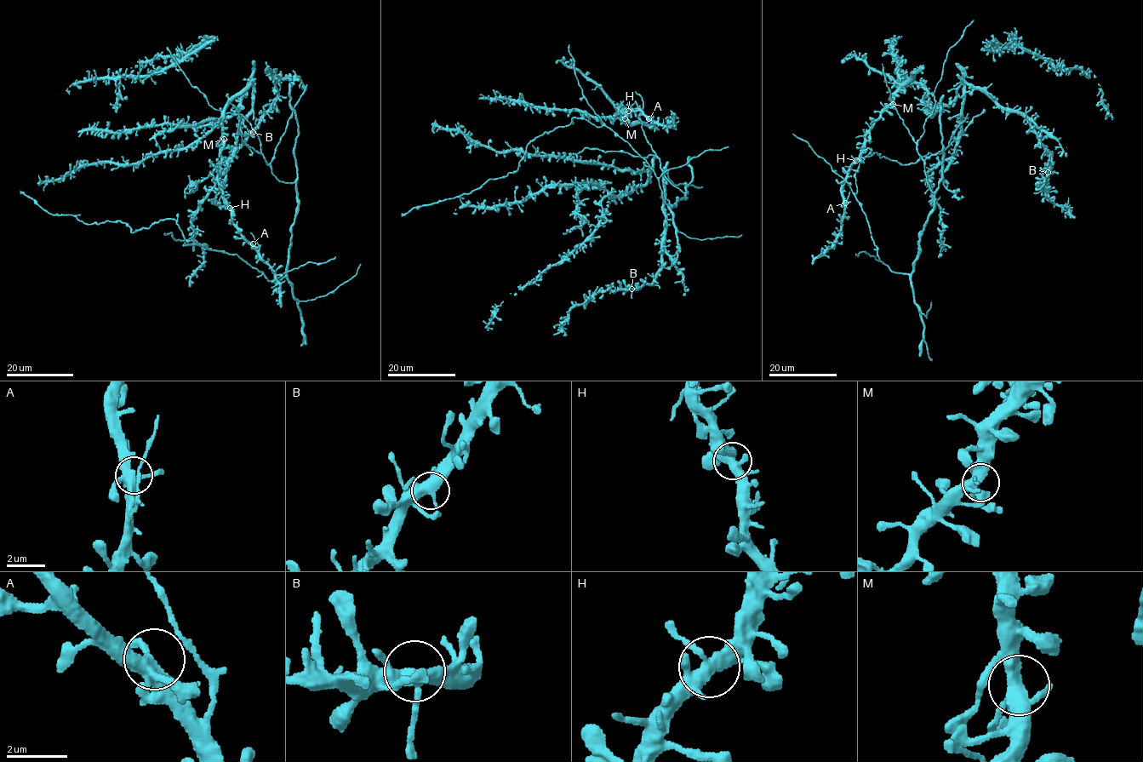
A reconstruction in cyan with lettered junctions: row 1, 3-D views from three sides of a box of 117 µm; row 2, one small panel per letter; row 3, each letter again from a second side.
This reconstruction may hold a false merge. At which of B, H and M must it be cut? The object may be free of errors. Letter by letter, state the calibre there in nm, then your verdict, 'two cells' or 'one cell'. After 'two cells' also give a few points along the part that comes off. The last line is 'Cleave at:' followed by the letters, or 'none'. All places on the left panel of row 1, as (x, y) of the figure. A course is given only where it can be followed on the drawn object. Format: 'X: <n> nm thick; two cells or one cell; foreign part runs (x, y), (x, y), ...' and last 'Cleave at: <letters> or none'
B: 400 nm thick; one cell
H: 400 nm thick; one cell
M: 360 nm thick; one cell
Cleave at: none

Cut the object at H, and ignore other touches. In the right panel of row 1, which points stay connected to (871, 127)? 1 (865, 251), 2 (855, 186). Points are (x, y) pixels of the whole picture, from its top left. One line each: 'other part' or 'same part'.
1: same part
2: same part

